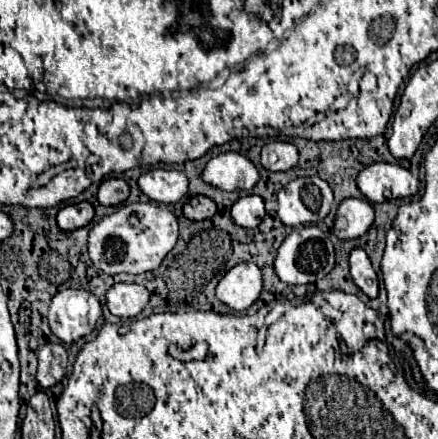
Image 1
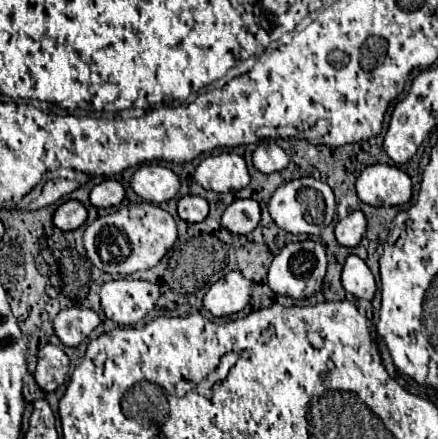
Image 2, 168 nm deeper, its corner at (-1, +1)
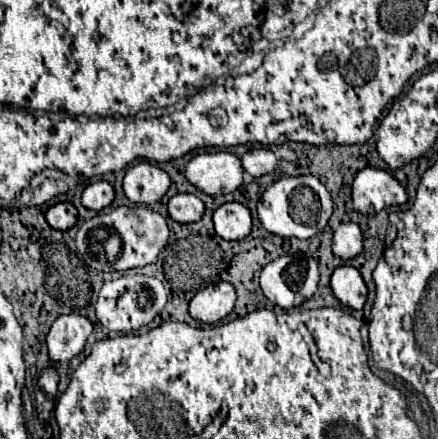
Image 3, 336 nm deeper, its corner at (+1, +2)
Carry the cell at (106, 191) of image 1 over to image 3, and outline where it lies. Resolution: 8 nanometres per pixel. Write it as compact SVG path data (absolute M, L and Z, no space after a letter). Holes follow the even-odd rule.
M108 181L92 183L82 193L82 205L92 211L102 211L114 201L114 187Z

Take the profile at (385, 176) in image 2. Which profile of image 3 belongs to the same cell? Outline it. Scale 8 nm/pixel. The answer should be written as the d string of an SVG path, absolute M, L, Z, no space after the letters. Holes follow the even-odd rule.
M366 167L356 175L352 183L352 201L356 211L374 215L384 207L406 203L408 195L392 173L376 167Z

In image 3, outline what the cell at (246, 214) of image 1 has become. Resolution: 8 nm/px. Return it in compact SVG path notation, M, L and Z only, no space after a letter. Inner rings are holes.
M224 203L214 211L214 227L222 239L244 239L252 231L250 209L242 203Z

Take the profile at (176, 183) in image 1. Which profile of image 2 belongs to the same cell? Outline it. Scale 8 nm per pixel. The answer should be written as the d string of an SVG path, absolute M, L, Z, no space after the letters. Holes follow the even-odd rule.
M146 164L140 166L132 176L132 190L140 198L154 204L170 200L172 196L176 196L178 188L180 188L178 176L166 166Z

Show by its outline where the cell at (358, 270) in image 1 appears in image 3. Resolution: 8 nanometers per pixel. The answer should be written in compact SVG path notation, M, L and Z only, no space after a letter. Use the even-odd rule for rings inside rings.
M352 265L336 267L332 273L330 287L342 305L348 305L352 309L362 309L362 305L366 303L366 295L368 295L366 283L360 271Z

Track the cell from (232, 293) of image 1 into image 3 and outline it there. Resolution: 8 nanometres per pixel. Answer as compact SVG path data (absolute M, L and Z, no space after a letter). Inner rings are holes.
M228 281L208 285L198 291L190 301L190 315L202 323L218 323L232 313L236 301L236 289Z

